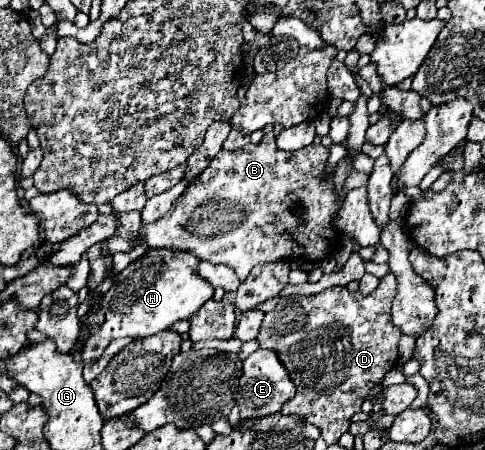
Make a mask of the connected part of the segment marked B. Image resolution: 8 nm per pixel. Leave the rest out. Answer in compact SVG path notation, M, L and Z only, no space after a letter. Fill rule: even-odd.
M266 133L258 143L248 143L236 151L220 151L204 173L188 185L188 189L176 199L172 209L154 223L142 223L136 237L120 237L112 235L102 241L102 253L114 255L118 251L128 253L140 241L146 241L148 247L172 247L186 249L196 253L196 257L206 259L210 263L228 265L234 269L240 281L244 281L254 265L272 263L278 259L310 259L322 261L324 257L334 253L334 245L338 241L338 233L334 231L334 215L340 209L336 205L338 195L332 191L332 179L326 185L318 185L318 173L326 165L328 149L324 145L308 145L298 151L280 151L274 141L274 133ZM290 205L302 205L302 221L294 217Z

